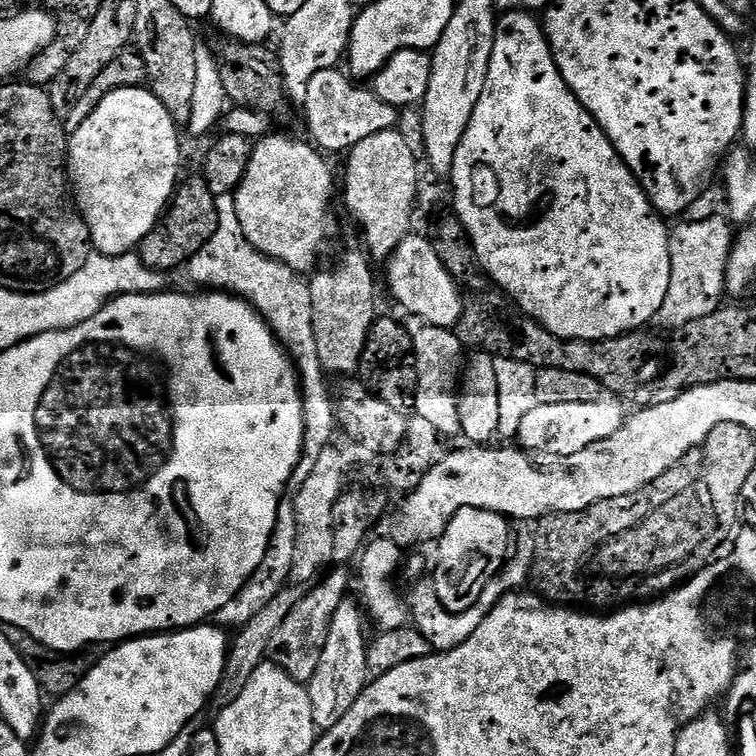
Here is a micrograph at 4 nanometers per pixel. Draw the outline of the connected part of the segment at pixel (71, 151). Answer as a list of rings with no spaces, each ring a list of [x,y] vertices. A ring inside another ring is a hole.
[[[141,86],[138,88],[114,90],[110,94],[106,94],[106,98],[102,98],[102,102],[96,107],[94,114],[90,114],[90,118],[86,118],[86,122],[82,122],[82,126],[78,126],[78,130],[71,133],[66,157],[66,171],[70,181],[70,191],[75,199],[76,207],[80,210],[80,215],[84,217],[86,226],[90,230],[92,247],[99,255],[129,255],[133,250],[139,249],[141,242],[145,240],[145,238],[156,229],[156,225],[160,223],[178,188],[178,181],[181,179],[180,136],[176,131],[178,131],[178,125],[176,121],[172,119],[172,115],[166,110],[164,103],[162,103],[147,87]]]

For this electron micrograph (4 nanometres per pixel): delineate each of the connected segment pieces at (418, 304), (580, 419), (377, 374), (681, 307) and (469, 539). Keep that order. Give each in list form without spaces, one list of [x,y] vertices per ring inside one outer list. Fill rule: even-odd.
[[[409,234],[387,261],[388,288],[393,298],[405,308],[405,313],[422,318],[427,324],[439,328],[455,329],[464,309],[462,289],[446,266],[442,266],[442,258],[438,258],[435,243],[429,237],[427,240],[424,236],[416,235]]]
[[[611,394],[601,395],[594,402],[561,402],[558,406],[537,404],[526,418],[522,418],[522,426],[518,433],[519,447],[525,452],[541,452],[542,454],[578,454],[578,450],[586,450],[586,446],[594,446],[594,442],[602,442],[602,438],[610,438],[626,419],[626,411],[619,399]]]
[[[377,315],[362,350],[358,376],[373,395],[394,406],[394,410],[408,414],[415,409],[418,390],[416,351],[412,335],[401,321],[399,324],[392,316]]]
[[[708,216],[705,220],[685,219],[680,222],[685,224],[671,229],[668,238],[670,290],[666,290],[666,302],[662,302],[655,319],[657,325],[661,324],[661,329],[675,330],[686,326],[686,322],[706,318],[706,314],[714,314],[725,303],[726,262],[732,249],[734,228],[721,216]]]
[[[467,508],[466,510],[458,510],[458,514],[454,514],[454,518],[446,525],[444,534],[438,541],[440,557],[436,560],[434,587],[447,612],[470,610],[470,606],[474,606],[478,602],[478,598],[482,598],[482,590],[486,590],[492,579],[500,573],[500,567],[510,555],[508,524],[509,521],[505,517],[499,516],[497,512]]]

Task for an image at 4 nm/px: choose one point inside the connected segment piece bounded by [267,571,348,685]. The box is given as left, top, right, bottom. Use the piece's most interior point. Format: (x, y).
(297, 647)

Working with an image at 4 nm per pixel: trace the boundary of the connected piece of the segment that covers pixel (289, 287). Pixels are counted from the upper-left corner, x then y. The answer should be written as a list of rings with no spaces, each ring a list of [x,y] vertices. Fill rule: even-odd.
[[[235,195],[217,196],[216,209],[220,211],[218,230],[214,238],[210,238],[210,242],[206,242],[206,246],[202,246],[202,250],[198,250],[198,254],[188,261],[186,273],[194,283],[201,284],[201,289],[219,290],[247,300],[272,327],[276,339],[296,365],[300,393],[304,396],[304,445],[298,466],[288,483],[287,495],[294,498],[298,490],[302,490],[308,472],[314,470],[314,462],[318,462],[322,450],[333,443],[332,431],[336,432],[338,428],[334,396],[328,393],[329,377],[318,358],[318,346],[314,342],[312,286],[301,273],[259,252],[248,241],[246,234],[242,234]]]

